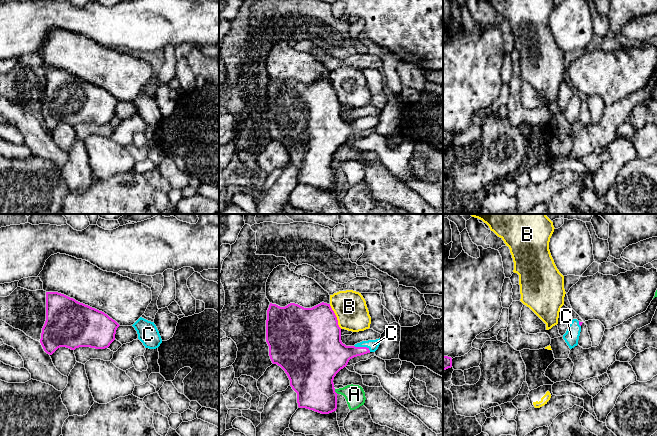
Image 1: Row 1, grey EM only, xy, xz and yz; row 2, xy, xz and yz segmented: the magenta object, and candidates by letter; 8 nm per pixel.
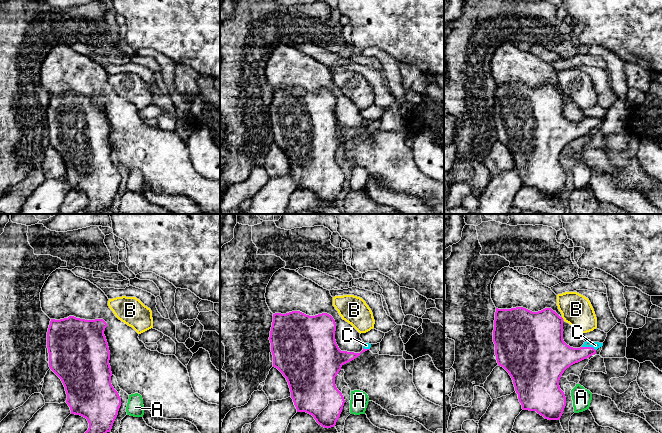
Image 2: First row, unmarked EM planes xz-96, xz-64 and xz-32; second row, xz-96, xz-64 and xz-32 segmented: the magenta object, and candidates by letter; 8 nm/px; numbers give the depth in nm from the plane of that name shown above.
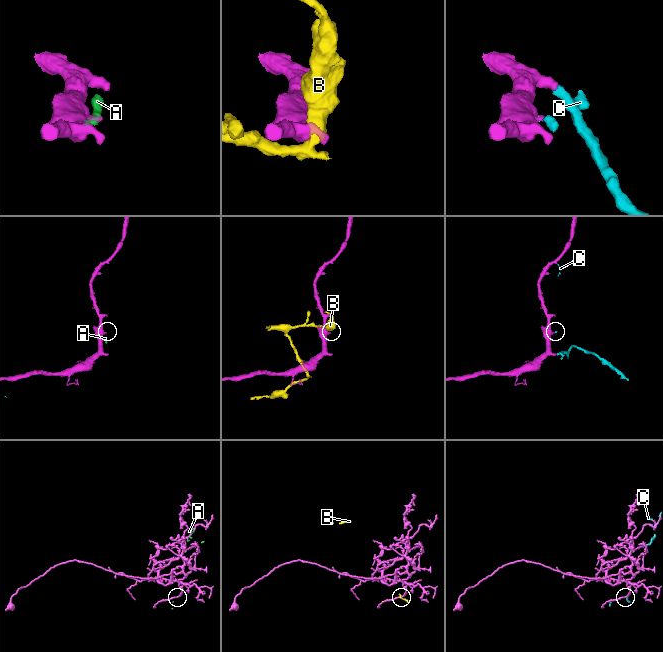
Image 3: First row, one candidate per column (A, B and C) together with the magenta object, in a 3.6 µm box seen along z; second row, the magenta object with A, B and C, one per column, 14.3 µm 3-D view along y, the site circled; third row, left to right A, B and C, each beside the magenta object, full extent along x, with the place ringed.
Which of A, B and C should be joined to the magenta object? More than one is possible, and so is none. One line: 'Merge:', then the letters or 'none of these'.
Merge: C

